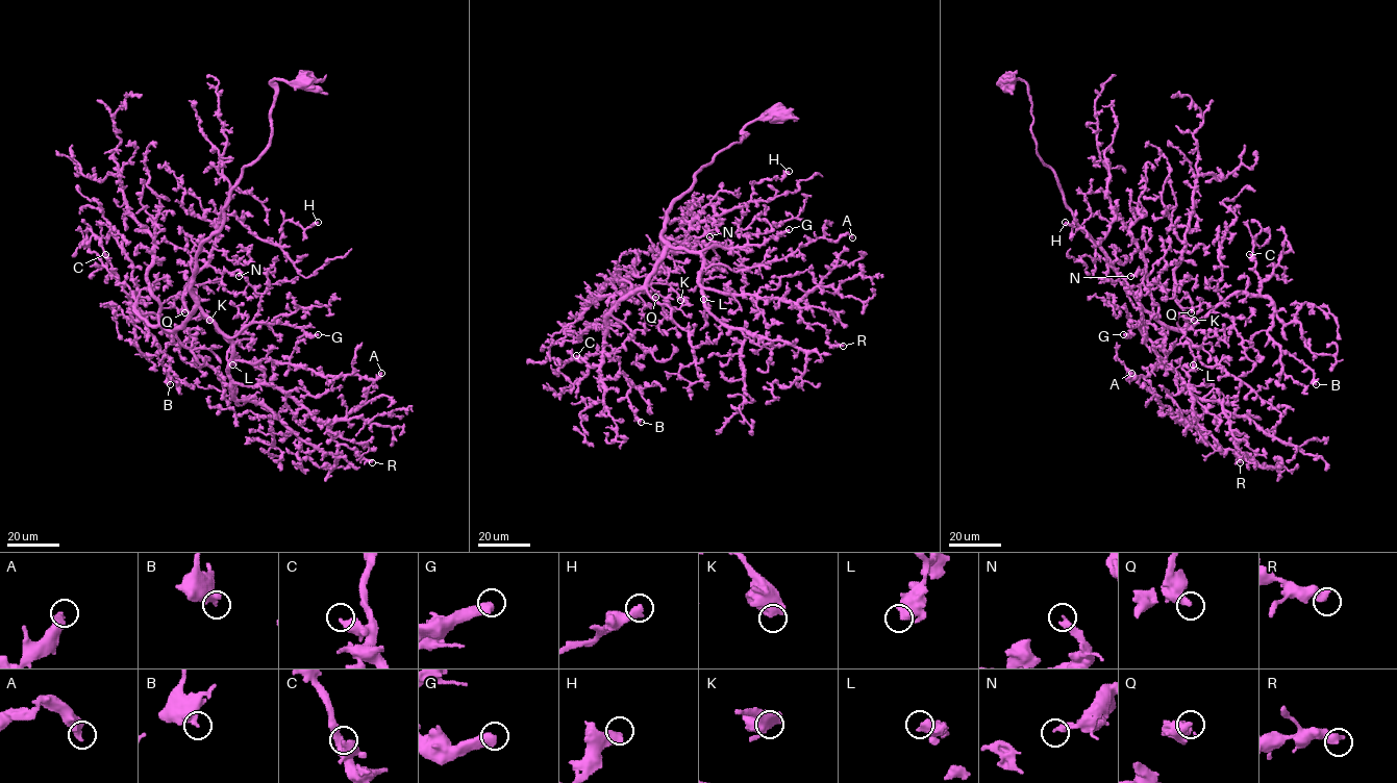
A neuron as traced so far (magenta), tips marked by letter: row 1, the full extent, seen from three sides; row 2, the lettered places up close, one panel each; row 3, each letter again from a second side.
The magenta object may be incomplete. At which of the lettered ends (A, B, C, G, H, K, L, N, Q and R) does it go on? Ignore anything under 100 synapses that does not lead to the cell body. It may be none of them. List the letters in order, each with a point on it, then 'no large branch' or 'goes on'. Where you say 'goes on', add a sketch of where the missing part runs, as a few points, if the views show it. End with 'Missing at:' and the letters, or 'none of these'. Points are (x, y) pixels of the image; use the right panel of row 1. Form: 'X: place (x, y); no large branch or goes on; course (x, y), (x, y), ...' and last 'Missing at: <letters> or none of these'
A: place (1131, 373); no large branch
B: place (1316, 384); no large branch
C: place (1249, 254); no large branch
G: place (1123, 334); goes on; course (1123, 334), (1125, 330), (1101, 319), (1080, 283)
H: place (1065, 222); no large branch
K: place (1194, 320); no large branch
L: place (1193, 364); no large branch
N: place (1130, 276); no large branch
Q: place (1191, 312); no large branch
R: place (1240, 462); no large branch
Missing at: G

